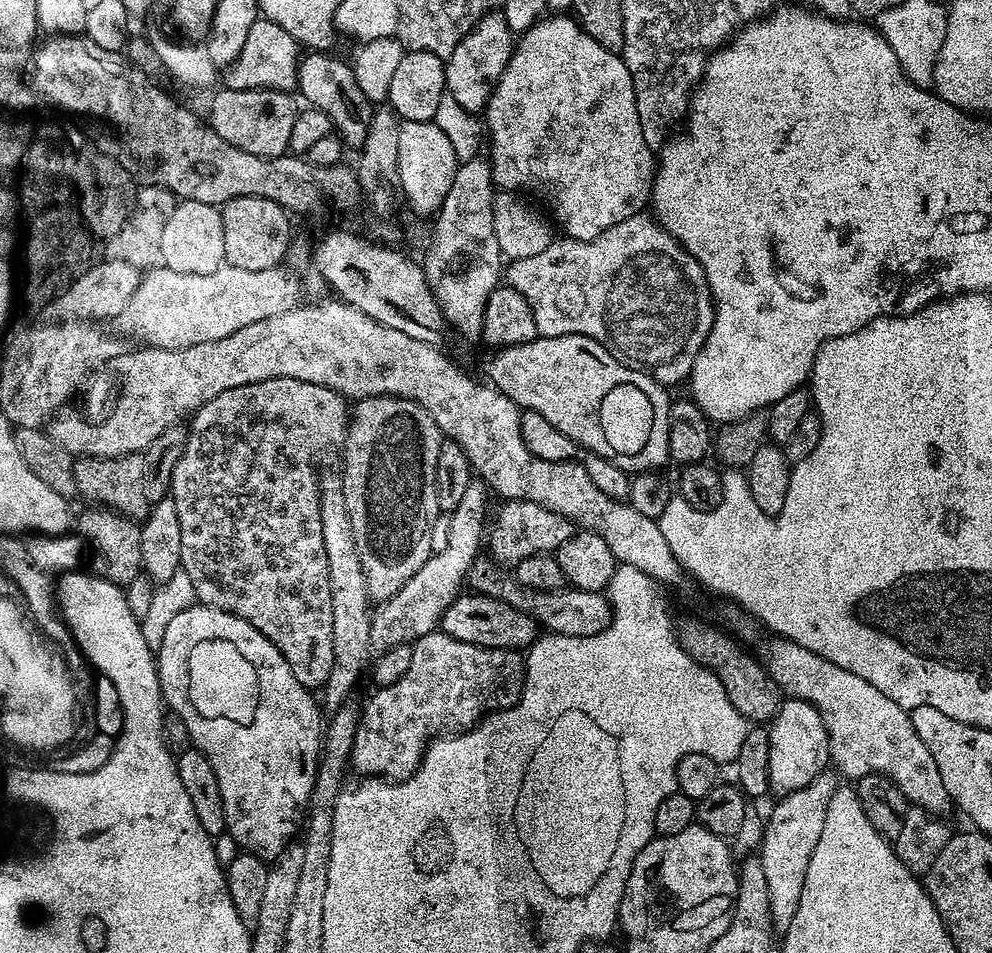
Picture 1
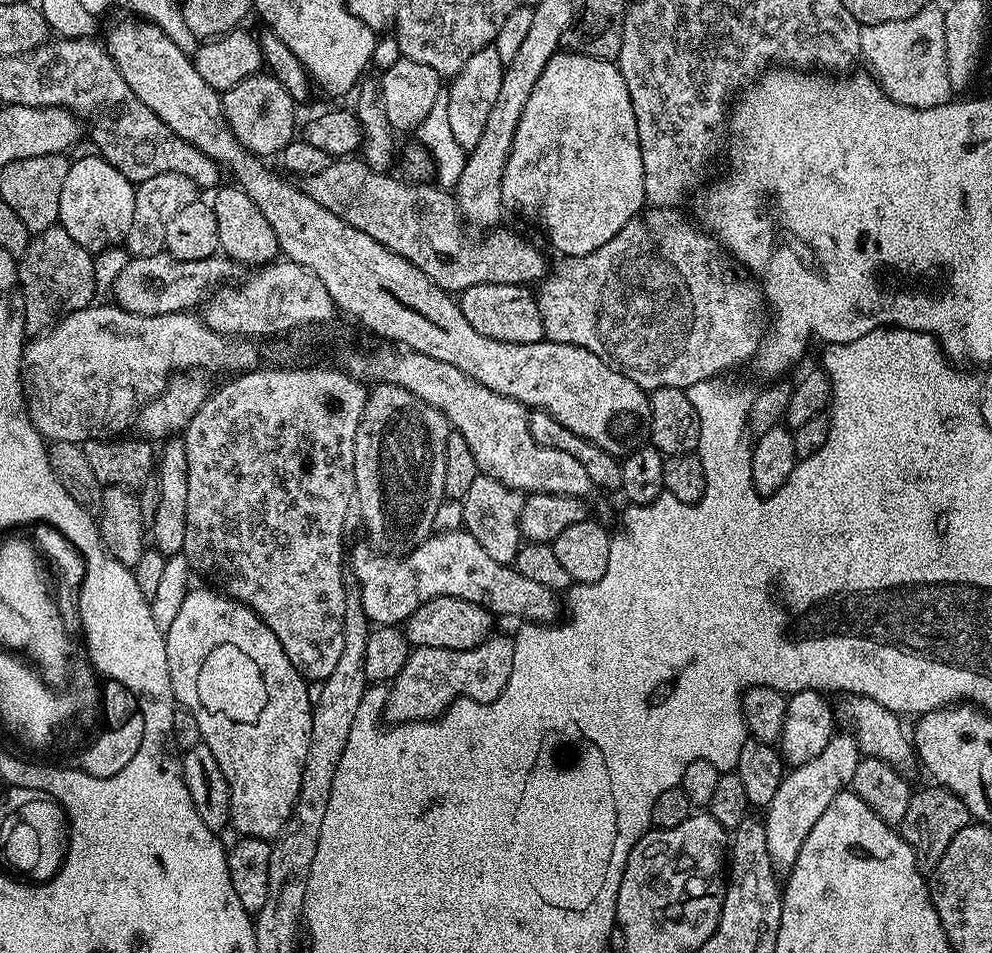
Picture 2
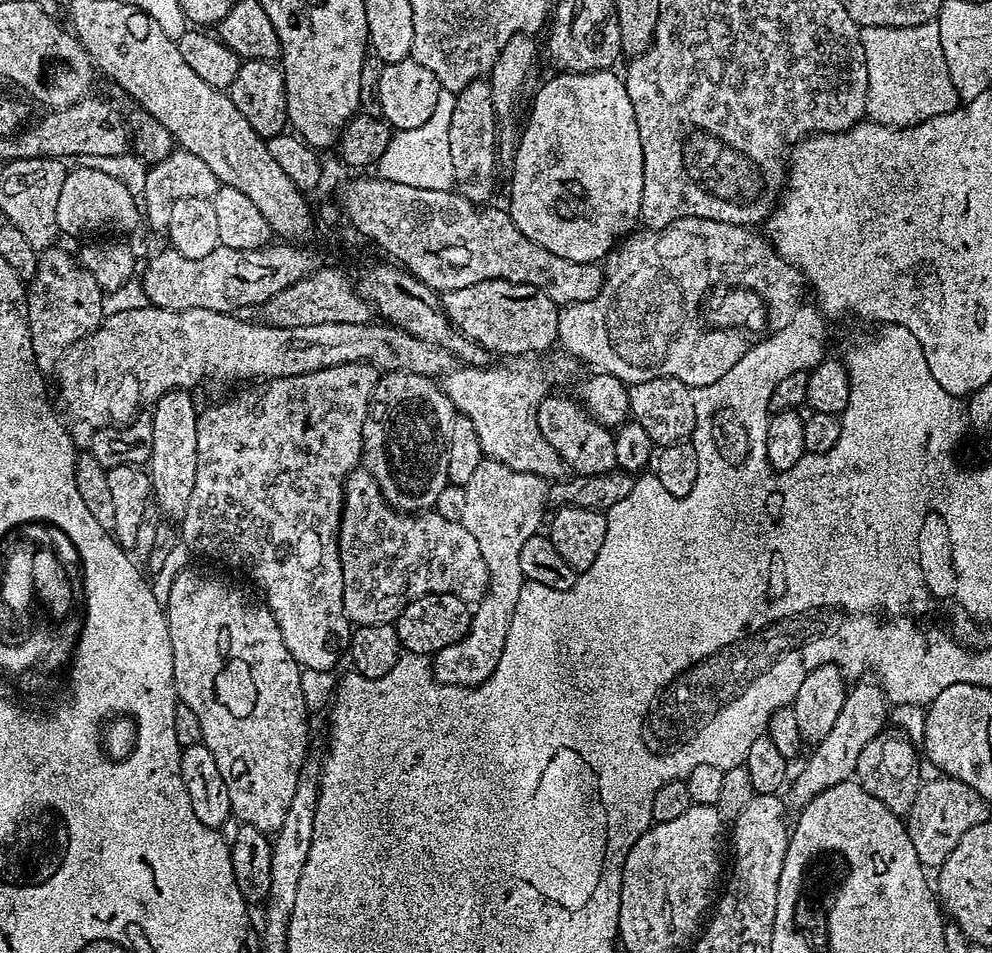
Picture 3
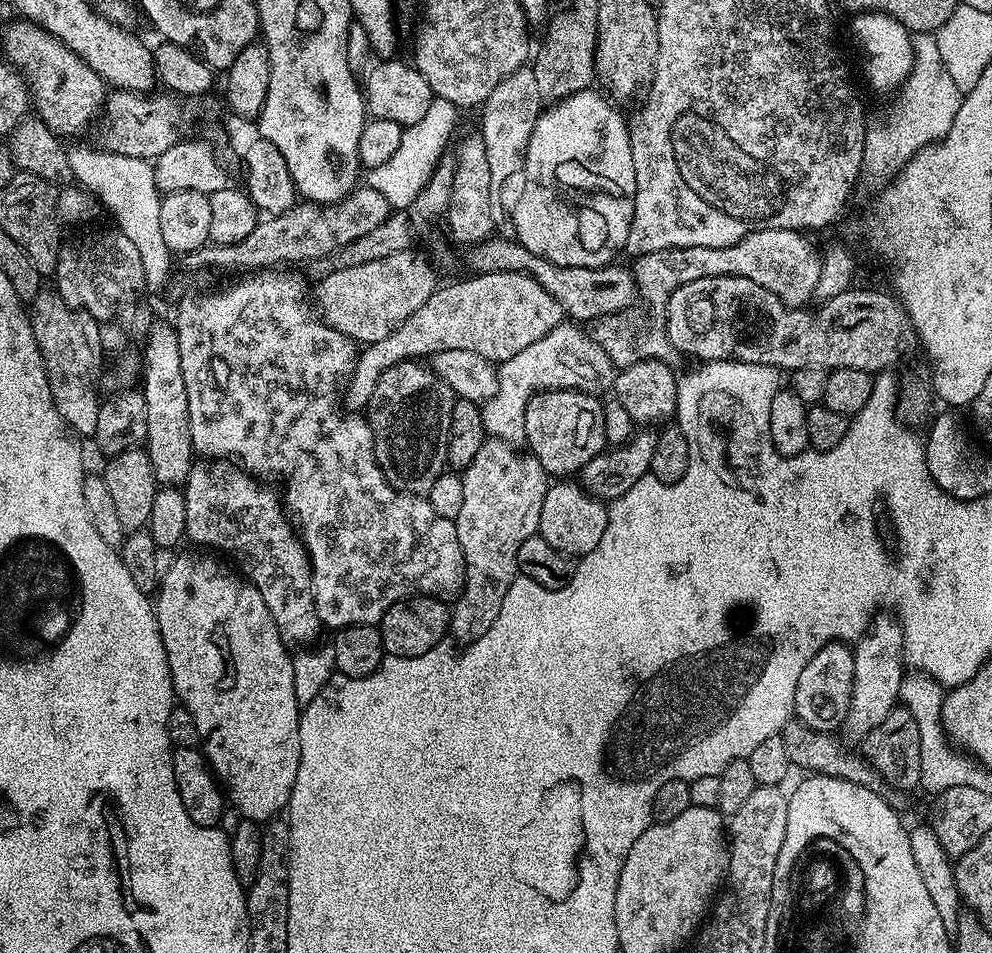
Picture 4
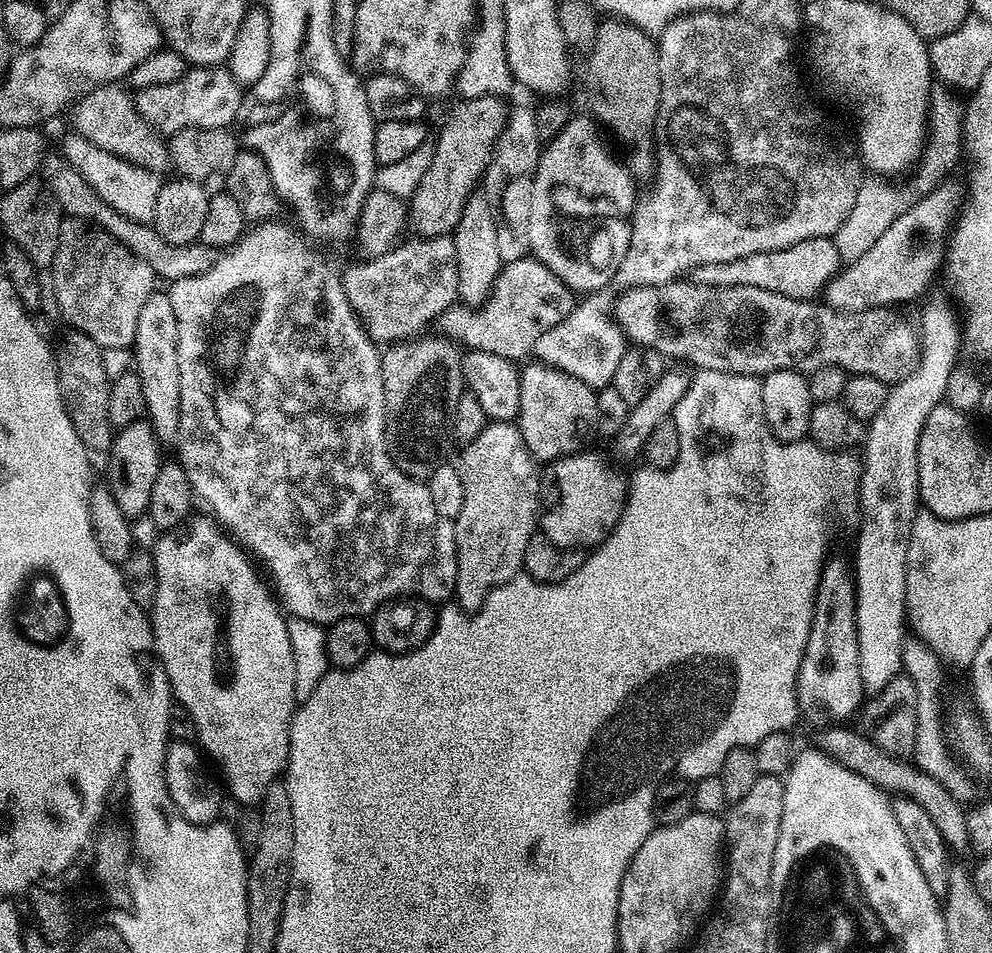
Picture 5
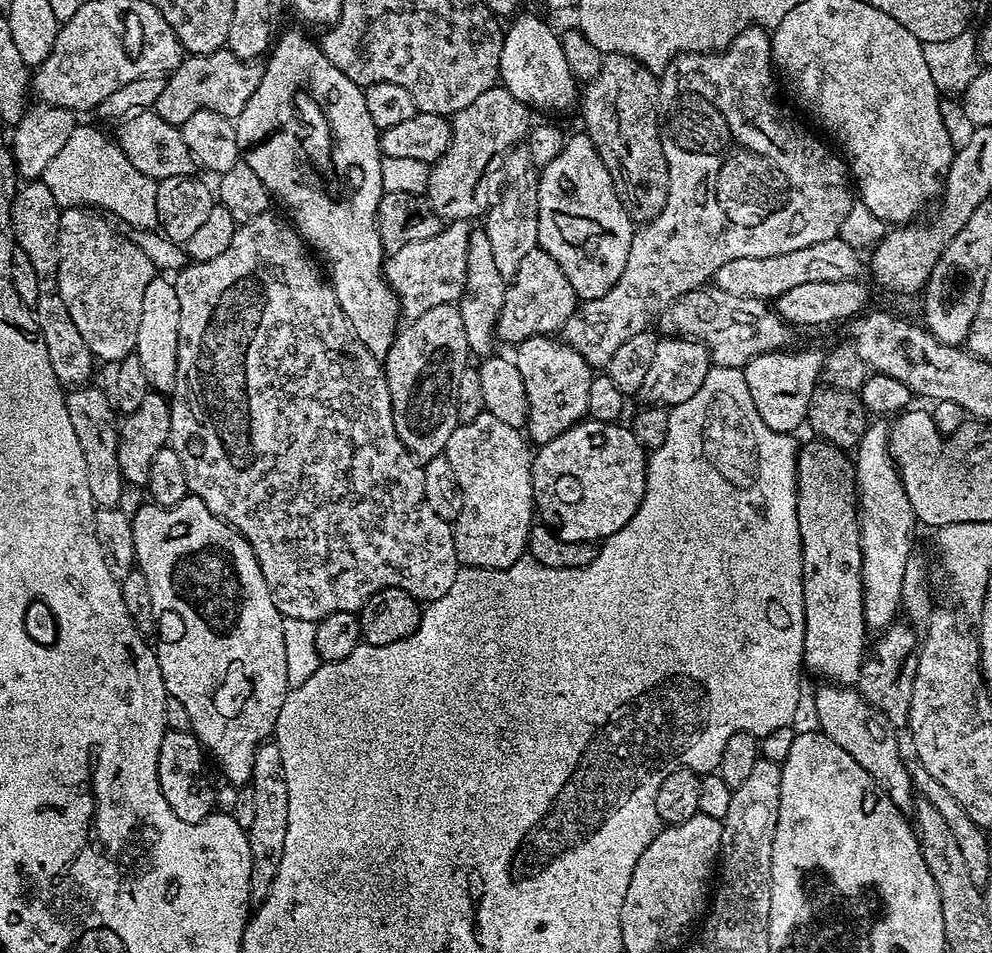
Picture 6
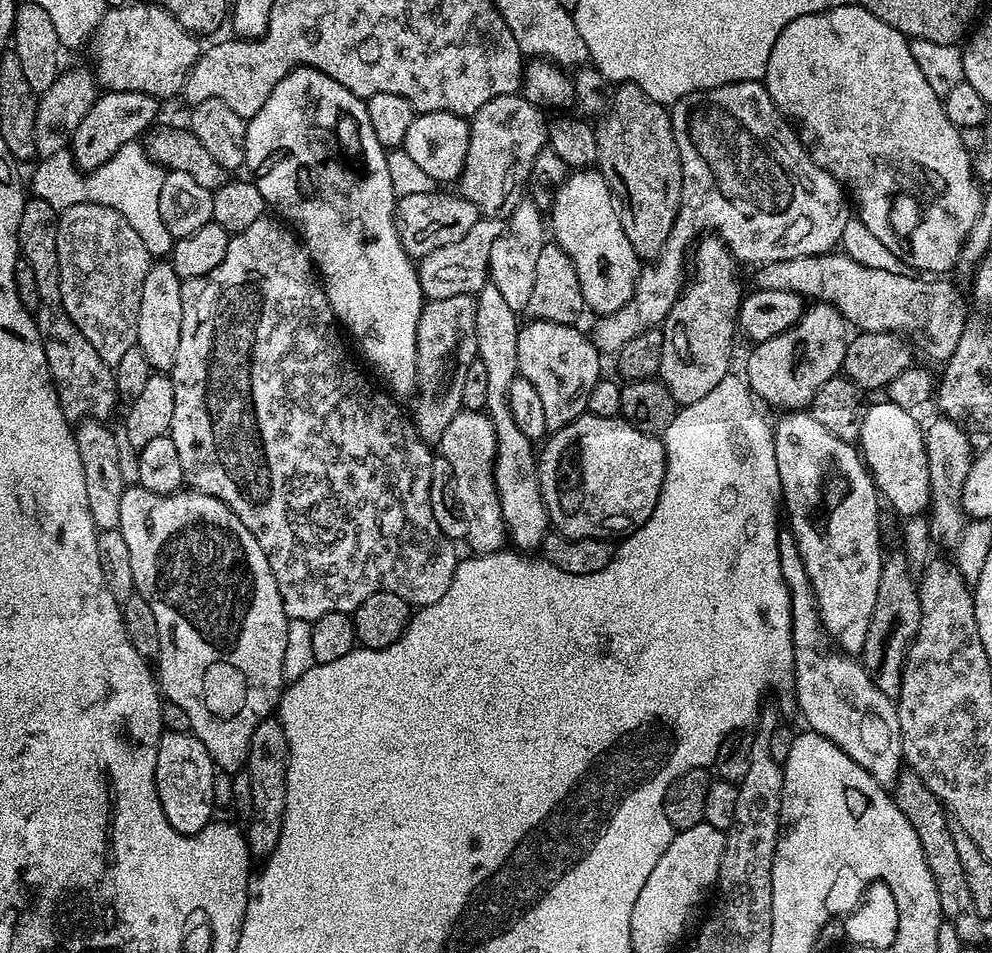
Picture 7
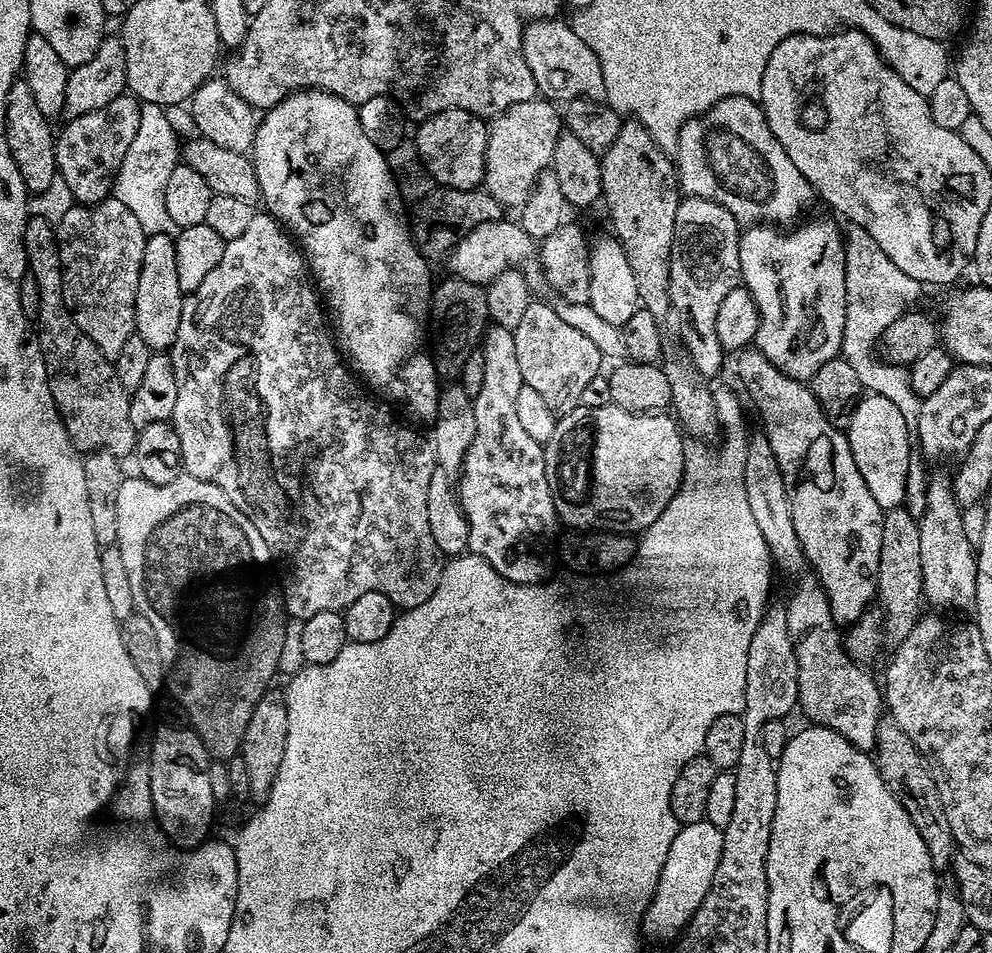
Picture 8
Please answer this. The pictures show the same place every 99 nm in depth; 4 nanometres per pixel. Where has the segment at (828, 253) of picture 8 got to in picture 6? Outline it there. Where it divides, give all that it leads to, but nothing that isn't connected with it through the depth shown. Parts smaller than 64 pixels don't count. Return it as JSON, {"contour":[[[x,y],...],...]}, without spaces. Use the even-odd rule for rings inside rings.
{"contour":[[[781,350],[767,352],[754,358],[744,367],[744,384],[750,386],[752,408],[758,410],[758,418],[766,422],[770,432],[792,434],[795,428],[804,428],[812,396],[818,390],[821,368],[825,365],[825,353],[792,352]]]}

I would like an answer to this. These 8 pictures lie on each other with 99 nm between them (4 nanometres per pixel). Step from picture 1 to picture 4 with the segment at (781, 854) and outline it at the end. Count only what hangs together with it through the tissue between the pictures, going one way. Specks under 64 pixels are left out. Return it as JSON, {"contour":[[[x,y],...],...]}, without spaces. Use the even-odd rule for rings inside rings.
{"contour":[[[876,614],[873,615],[872,623],[868,625],[867,632],[855,641],[854,644],[854,686],[852,687],[852,694],[850,696],[850,710],[846,714],[844,719],[844,727],[842,729],[843,735],[853,736],[856,742],[863,741],[866,734],[870,734],[870,730],[874,730],[874,726],[878,726],[878,722],[882,722],[886,719],[886,714],[890,714],[893,708],[897,707],[899,701],[899,687],[902,686],[902,682],[906,675],[906,661],[904,659],[904,625],[900,623],[899,619],[892,614]]]}

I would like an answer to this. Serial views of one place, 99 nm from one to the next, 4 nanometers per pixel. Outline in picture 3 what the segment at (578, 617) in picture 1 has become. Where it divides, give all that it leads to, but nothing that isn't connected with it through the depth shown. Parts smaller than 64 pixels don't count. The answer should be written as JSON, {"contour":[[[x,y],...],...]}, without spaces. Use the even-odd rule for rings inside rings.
{"contour":[[[367,470],[351,472],[348,481],[344,483],[344,509],[340,515],[340,531],[338,533],[340,542],[340,561],[342,562],[342,582],[344,583],[344,612],[348,615],[353,625],[361,624],[391,624],[400,616],[400,611],[411,602],[422,598],[427,592],[434,594],[454,594],[462,598],[470,606],[479,604],[480,600],[488,592],[488,571],[486,561],[482,558],[482,550],[478,550],[478,538],[466,530],[466,526],[459,520],[442,518],[435,510],[429,510],[419,514],[401,514],[392,505],[386,502],[381,494],[378,482]]]}

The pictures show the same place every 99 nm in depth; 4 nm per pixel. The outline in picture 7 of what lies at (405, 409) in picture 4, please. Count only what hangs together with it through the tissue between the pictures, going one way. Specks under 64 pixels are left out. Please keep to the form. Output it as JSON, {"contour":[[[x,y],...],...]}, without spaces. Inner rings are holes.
{"contour":[[[472,296],[428,300],[420,312],[416,331],[416,409],[410,412],[410,419],[425,442],[439,442],[454,414],[462,411],[466,370],[478,358],[475,313],[476,302]]]}

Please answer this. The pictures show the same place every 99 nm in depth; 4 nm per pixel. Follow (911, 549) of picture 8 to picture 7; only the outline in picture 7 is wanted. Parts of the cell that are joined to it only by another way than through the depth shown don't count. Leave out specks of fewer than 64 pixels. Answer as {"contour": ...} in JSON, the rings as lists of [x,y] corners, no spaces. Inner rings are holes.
{"contour":[[[903,551],[887,553],[882,566],[882,578],[878,578],[878,602],[874,602],[874,614],[870,614],[870,630],[866,630],[866,642],[862,663],[868,676],[876,683],[878,690],[895,697],[900,690],[900,679],[908,647],[920,625],[920,589],[909,568]]]}

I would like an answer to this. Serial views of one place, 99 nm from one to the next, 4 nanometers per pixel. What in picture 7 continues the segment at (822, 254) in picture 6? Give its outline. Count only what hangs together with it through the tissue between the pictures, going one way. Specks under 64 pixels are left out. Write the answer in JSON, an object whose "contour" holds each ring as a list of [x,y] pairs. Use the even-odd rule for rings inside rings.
{"contour":[[[833,250],[822,256],[799,256],[789,260],[772,260],[769,264],[759,265],[755,269],[756,288],[766,290],[786,290],[796,292],[798,295],[819,298],[832,307],[837,308],[849,325],[860,332],[895,332],[909,334],[916,332],[914,344],[919,347],[932,360],[946,362],[954,354],[960,335],[964,333],[966,319],[964,320],[964,300],[960,292],[948,281],[948,278],[921,278],[916,274],[904,276],[903,271],[891,272],[890,270],[874,270],[870,266],[862,266],[854,262],[854,258],[845,256],[843,251]]]}

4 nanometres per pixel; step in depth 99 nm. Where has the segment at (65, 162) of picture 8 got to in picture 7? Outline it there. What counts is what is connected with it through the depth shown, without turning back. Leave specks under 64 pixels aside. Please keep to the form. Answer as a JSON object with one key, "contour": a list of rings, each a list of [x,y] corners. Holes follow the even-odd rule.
{"contour":[[[105,91],[97,95],[94,106],[90,106],[86,118],[78,122],[78,130],[72,135],[70,156],[76,167],[85,174],[90,173],[114,158],[122,146],[139,141],[157,123],[156,111],[160,104],[157,97],[141,92]]]}

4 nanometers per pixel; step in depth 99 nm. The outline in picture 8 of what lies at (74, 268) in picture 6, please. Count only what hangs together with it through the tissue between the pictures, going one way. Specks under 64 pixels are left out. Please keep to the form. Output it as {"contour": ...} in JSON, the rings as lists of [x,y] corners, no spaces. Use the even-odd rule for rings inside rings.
{"contour":[[[114,198],[97,204],[76,204],[62,214],[55,229],[66,306],[82,334],[106,359],[115,361],[126,338],[136,330],[138,274],[142,274],[146,233],[134,213]]]}

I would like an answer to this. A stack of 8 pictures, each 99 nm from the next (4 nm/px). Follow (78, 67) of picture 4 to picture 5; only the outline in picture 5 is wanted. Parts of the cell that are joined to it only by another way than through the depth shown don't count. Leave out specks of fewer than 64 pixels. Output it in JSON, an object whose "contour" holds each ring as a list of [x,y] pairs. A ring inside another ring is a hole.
{"contour":[[[119,83],[103,84],[88,95],[80,97],[70,109],[75,135],[86,138],[98,150],[114,154],[126,162],[147,172],[164,174],[172,168],[172,155],[168,149],[169,141],[152,129],[152,125],[138,114],[136,102],[131,91],[123,92]]]}

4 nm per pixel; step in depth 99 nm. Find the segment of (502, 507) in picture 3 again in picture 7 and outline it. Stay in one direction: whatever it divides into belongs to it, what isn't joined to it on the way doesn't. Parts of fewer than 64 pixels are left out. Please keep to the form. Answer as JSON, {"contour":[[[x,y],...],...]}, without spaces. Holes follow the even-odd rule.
{"contour":[[[462,410],[454,414],[450,426],[446,426],[446,434],[438,442],[438,452],[454,470],[456,497],[466,518],[466,544],[476,554],[501,551],[508,540],[508,530],[496,489],[496,431],[487,411]]]}

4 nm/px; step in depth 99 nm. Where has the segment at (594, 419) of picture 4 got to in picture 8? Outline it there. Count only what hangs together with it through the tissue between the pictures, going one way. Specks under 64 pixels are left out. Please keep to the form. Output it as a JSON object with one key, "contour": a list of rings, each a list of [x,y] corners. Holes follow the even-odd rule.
{"contour":[[[533,299],[526,306],[514,330],[514,350],[518,354],[518,366],[522,366],[524,384],[532,387],[557,414],[581,407],[582,390],[586,390],[590,378],[602,372],[598,346],[586,334],[574,330],[574,326],[562,322],[551,303],[543,304],[540,300]]]}

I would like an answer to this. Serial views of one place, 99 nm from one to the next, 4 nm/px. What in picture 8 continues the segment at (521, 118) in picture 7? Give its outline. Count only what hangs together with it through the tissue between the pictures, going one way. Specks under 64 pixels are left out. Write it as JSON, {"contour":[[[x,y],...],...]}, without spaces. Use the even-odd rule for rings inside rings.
{"contour":[[[543,98],[518,102],[518,106],[510,106],[491,117],[486,138],[483,191],[489,192],[505,209],[519,209],[526,198],[530,198],[538,176],[550,167],[561,131],[561,109]]]}

